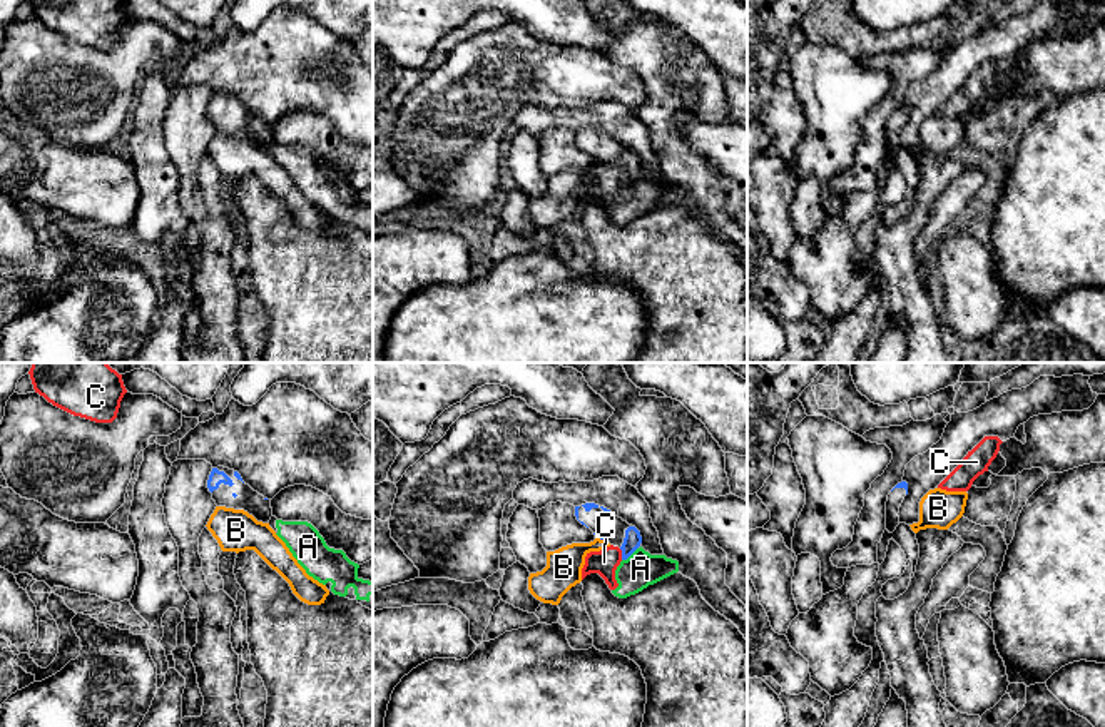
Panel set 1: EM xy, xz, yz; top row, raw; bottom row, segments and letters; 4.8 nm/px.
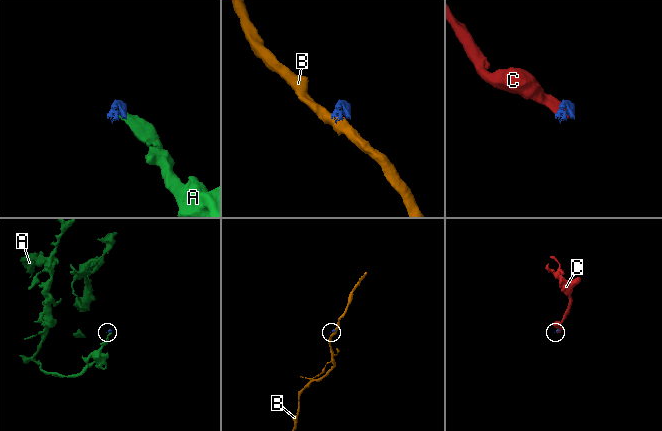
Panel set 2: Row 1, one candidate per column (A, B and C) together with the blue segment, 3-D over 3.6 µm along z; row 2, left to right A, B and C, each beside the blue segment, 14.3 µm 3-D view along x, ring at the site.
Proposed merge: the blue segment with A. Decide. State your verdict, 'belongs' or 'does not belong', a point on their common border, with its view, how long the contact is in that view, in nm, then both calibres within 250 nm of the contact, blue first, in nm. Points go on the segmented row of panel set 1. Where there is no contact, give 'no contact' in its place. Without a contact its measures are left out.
does not belong; contact xz (629, 555); length 100 nm; calibres 90 and 170 nm

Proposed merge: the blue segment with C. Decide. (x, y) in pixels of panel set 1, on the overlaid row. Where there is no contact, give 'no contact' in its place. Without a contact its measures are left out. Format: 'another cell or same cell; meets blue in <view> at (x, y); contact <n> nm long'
another cell; meets blue in xz at (622, 554); contact 60 nm long

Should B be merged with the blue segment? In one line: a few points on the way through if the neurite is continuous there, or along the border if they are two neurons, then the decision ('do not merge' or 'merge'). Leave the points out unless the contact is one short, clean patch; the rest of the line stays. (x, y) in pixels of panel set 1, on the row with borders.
along xz (595, 537), (604, 540) | do not merge

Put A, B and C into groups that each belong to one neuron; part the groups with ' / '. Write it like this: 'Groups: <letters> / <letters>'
Groups: A C / B

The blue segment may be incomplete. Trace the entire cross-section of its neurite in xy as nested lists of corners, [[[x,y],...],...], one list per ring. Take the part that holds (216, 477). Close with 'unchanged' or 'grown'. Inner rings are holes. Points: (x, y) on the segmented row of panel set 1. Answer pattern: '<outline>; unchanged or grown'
[[[224,466],[212,468],[207,488],[217,506],[244,510],[257,521],[269,523],[272,516],[271,500],[246,485],[237,471]]]; grown

